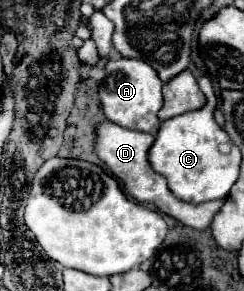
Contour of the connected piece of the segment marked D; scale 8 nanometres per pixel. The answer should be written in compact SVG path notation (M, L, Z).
M105 121L103 125L99 125L99 131L97 131L97 145L95 145L95 151L97 155L101 157L101 161L113 171L113 175L117 179L121 179L121 183L125 185L127 193L139 201L139 203L151 203L155 205L161 213L177 219L179 223L191 227L191 229L197 229L197 231L205 231L209 229L211 221L213 221L213 215L221 209L221 203L223 201L211 201L211 203L203 203L203 205L193 205L193 203L185 203L181 199L177 199L169 187L167 187L167 179L159 173L153 171L149 159L147 159L147 153L151 149L155 141L155 135L151 133L143 133L143 131L131 131L131 129L123 129L111 121Z

